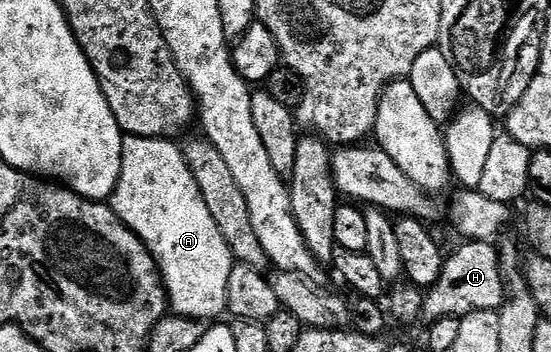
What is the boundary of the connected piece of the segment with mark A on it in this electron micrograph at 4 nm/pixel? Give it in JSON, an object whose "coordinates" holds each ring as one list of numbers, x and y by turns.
{"coordinates":[[125,137,122,144,122,172,118,176,110,205,113,212,147,244,156,267,164,277,171,313,187,318,216,320,228,308,226,284,230,284,234,259,226,240,222,240,222,232,218,232,218,224,214,224,214,216,210,216,210,208,206,208,206,200,202,200,198,180,194,180,186,164,183,149,176,144,166,138]]}

